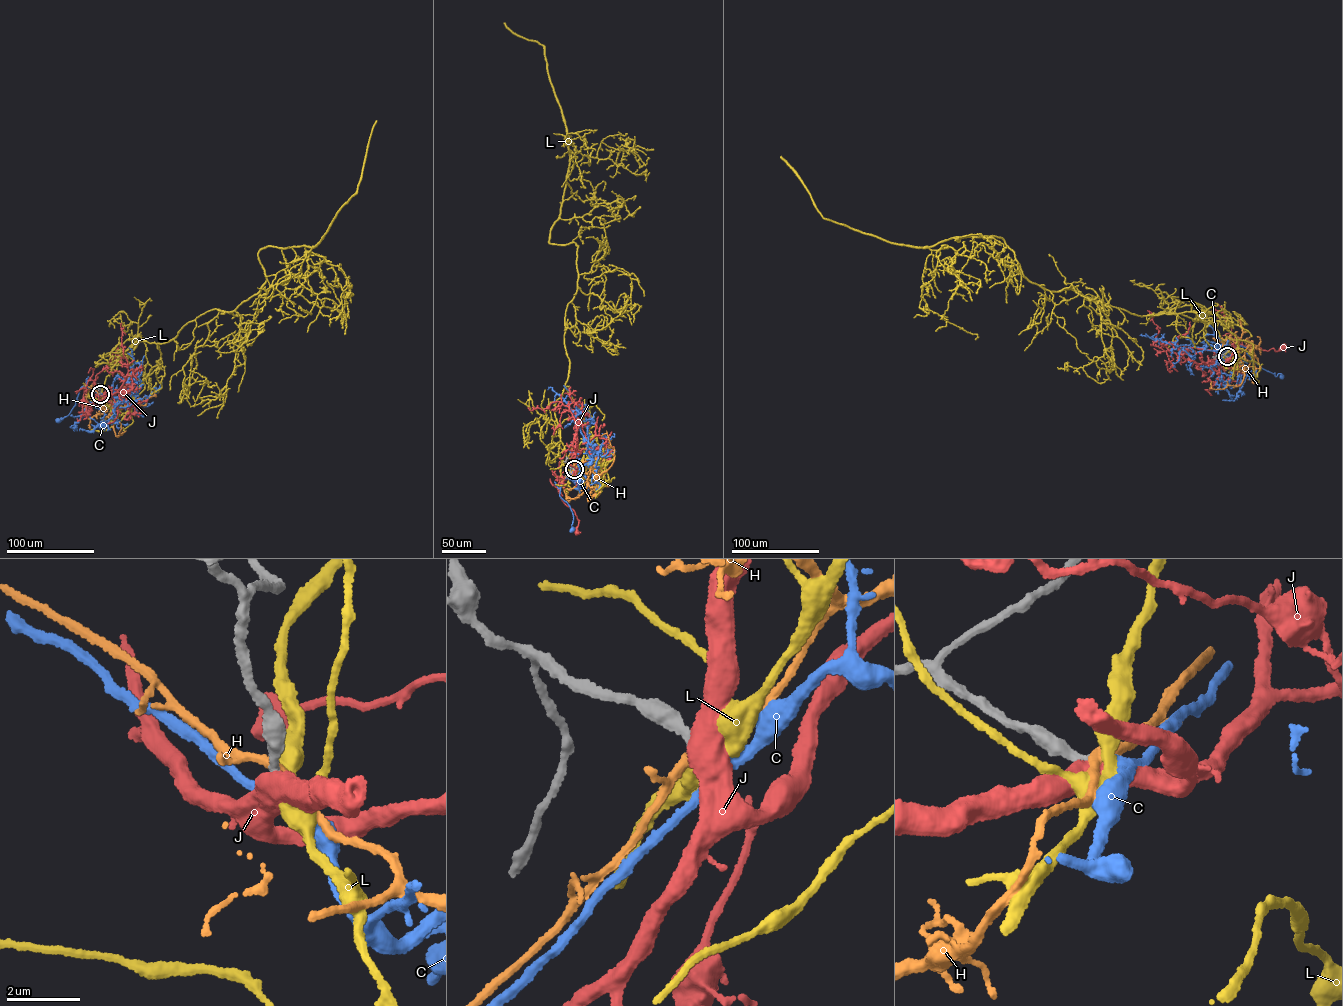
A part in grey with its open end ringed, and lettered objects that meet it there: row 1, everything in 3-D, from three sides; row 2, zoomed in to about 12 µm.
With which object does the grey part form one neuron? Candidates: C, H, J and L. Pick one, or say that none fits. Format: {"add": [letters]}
{"add": ["C"]}

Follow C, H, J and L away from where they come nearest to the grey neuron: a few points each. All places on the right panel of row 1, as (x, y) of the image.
C: (1227, 356), (1240, 348), (1262, 368), (1281, 376)
H: (1226, 356), (1237, 368), (1252, 374), (1253, 357), (1248, 345), (1235, 336)
J: (1226, 356), (1230, 354), (1231, 343), (1267, 351), (1273, 348), (1277, 351), (1284, 346)
L: (1227, 356), (1201, 307), (1141, 316), (1046, 289), (1002, 238), (923, 247), (824, 218), (781, 156)

